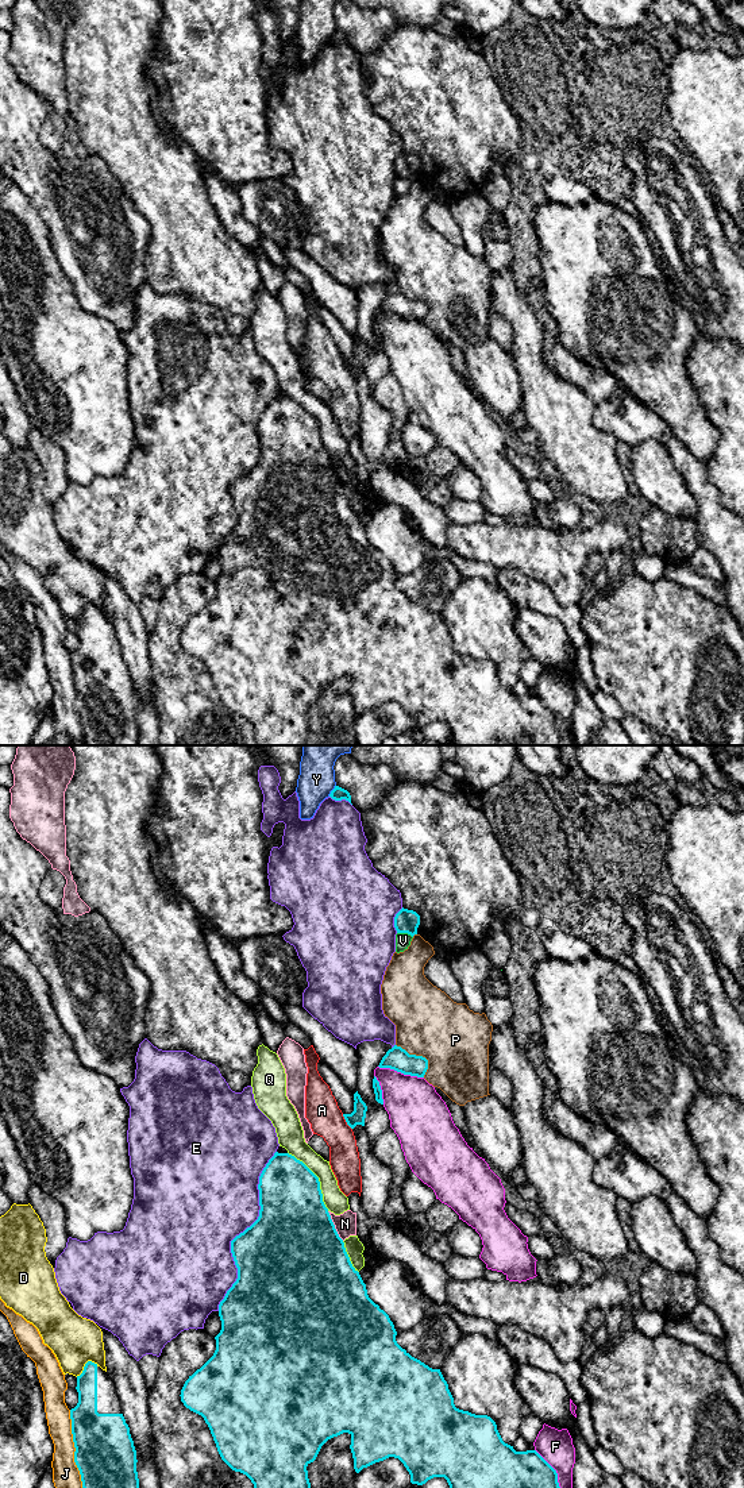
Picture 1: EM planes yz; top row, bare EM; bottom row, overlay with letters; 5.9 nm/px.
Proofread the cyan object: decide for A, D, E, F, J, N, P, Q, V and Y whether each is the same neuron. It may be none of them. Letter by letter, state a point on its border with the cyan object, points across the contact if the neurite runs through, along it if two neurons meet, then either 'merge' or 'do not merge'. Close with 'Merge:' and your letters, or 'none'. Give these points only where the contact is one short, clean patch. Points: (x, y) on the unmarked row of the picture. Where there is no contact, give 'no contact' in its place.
A: contact yz (346, 365); do not merge
D: contact yz (85, 609); do not merge
E: contact yz (245, 474); do not merge
F: contact yz (556, 720); do not merge
J: contact yz (74, 697); do not merge
N: contact yz (334, 470); do not merge
P: contact yz (420, 300); do not merge
Q: contact yz (317, 423); do not merge
V: contact yz (405, 176); border yz (397, 176), (405, 176), (412, 181); do not merge
Y: contact yz (332, 34); do not merge
Merge: none

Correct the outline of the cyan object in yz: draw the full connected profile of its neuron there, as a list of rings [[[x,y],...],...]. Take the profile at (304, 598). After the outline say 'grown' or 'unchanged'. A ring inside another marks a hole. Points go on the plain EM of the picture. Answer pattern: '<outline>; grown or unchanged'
[[[278,397],[269,404],[259,420],[259,460],[231,485],[231,497],[238,512],[238,523],[219,548],[221,574],[215,581],[213,600],[185,625],[181,645],[201,659],[208,668],[221,703],[235,716],[246,718],[254,728],[257,745],[305,745],[311,733],[307,710],[313,706],[321,690],[343,676],[351,679],[354,713],[359,717],[389,701],[398,702],[410,718],[410,726],[423,729],[433,721],[444,721],[450,729],[447,745],[577,745],[575,740],[560,733],[556,714],[536,695],[516,695],[505,687],[496,666],[487,659],[475,659],[455,651],[440,613],[432,613],[412,601],[397,585],[397,575],[389,559],[367,539],[366,528],[352,510],[344,486],[339,481],[328,452],[323,446],[319,421],[289,397]]]; unchanged

